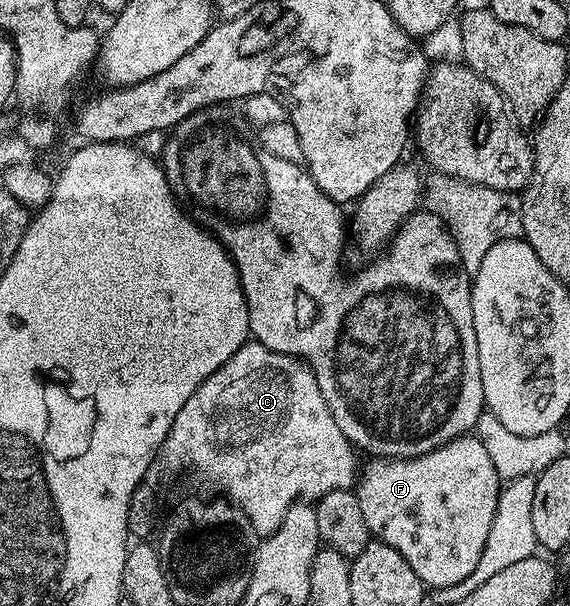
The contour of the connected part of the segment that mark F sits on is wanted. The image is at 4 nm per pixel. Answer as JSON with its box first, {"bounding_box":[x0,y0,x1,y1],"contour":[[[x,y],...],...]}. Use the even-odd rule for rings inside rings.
{"bounding_box":[354,435,502,590],"contour":[[[465,435],[455,437],[421,457],[372,459],[369,462],[365,469],[363,466],[354,486],[369,534],[394,547],[429,590],[462,583],[462,579],[478,567],[478,559],[482,559],[482,547],[486,547],[486,539],[490,539],[490,527],[502,500],[502,478],[483,443],[476,435]]]}

